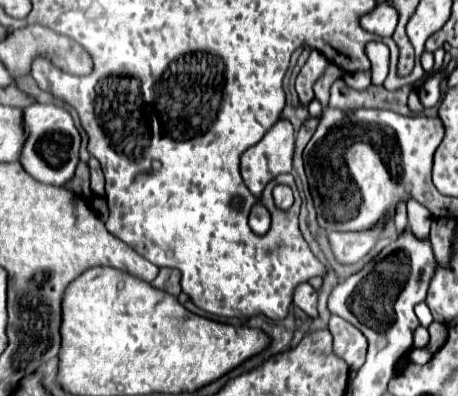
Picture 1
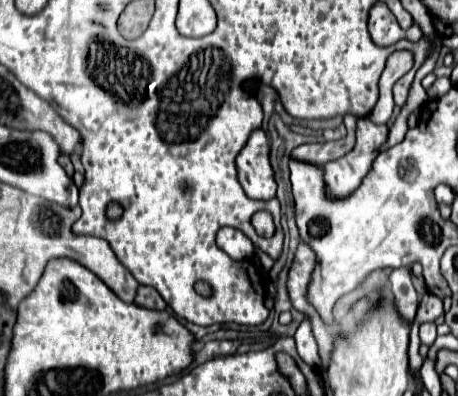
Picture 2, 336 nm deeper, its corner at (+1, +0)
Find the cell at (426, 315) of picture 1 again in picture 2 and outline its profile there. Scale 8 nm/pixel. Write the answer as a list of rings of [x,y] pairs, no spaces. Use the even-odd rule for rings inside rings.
[[[395,268],[389,278],[391,278],[393,306],[399,314],[403,314],[403,320],[411,324],[415,320],[417,306],[419,306],[419,294],[413,288],[411,274],[407,268]]]

